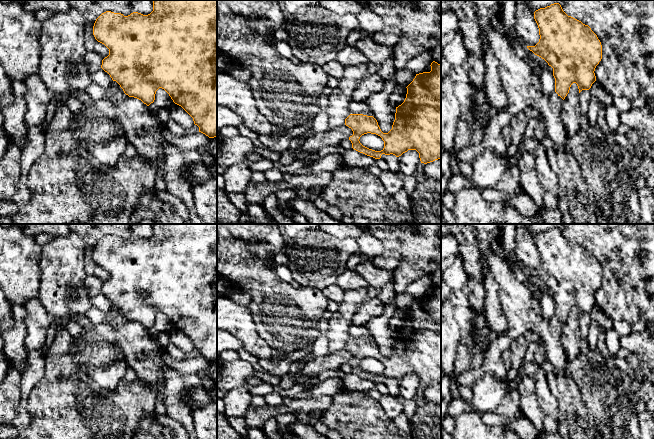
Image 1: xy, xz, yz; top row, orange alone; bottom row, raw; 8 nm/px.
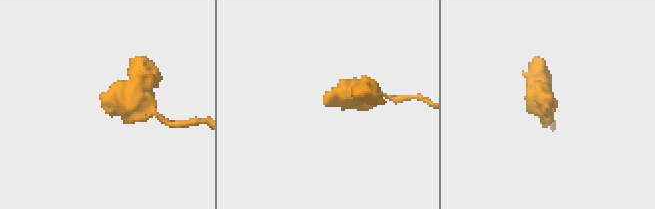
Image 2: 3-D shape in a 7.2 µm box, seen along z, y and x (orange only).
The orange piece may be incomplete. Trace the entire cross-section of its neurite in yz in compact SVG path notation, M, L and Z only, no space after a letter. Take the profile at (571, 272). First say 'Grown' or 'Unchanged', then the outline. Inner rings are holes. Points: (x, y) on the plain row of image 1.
Unchanged. M559 227L551 228L534 236L540 263L535 270L527 270L535 279L544 283L553 292L555 316L563 324L570 311L576 307L579 317L589 314L596 305L595 292L602 283L602 269L597 259L588 249L568 240Z

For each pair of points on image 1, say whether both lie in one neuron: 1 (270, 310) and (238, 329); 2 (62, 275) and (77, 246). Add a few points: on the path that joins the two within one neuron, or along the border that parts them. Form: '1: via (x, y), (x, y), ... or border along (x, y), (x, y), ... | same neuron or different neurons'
1: border along (248, 305), (255, 329), (265, 340) | different neurons
2: via (62, 268), (62, 261), (70, 253) | same neuron

